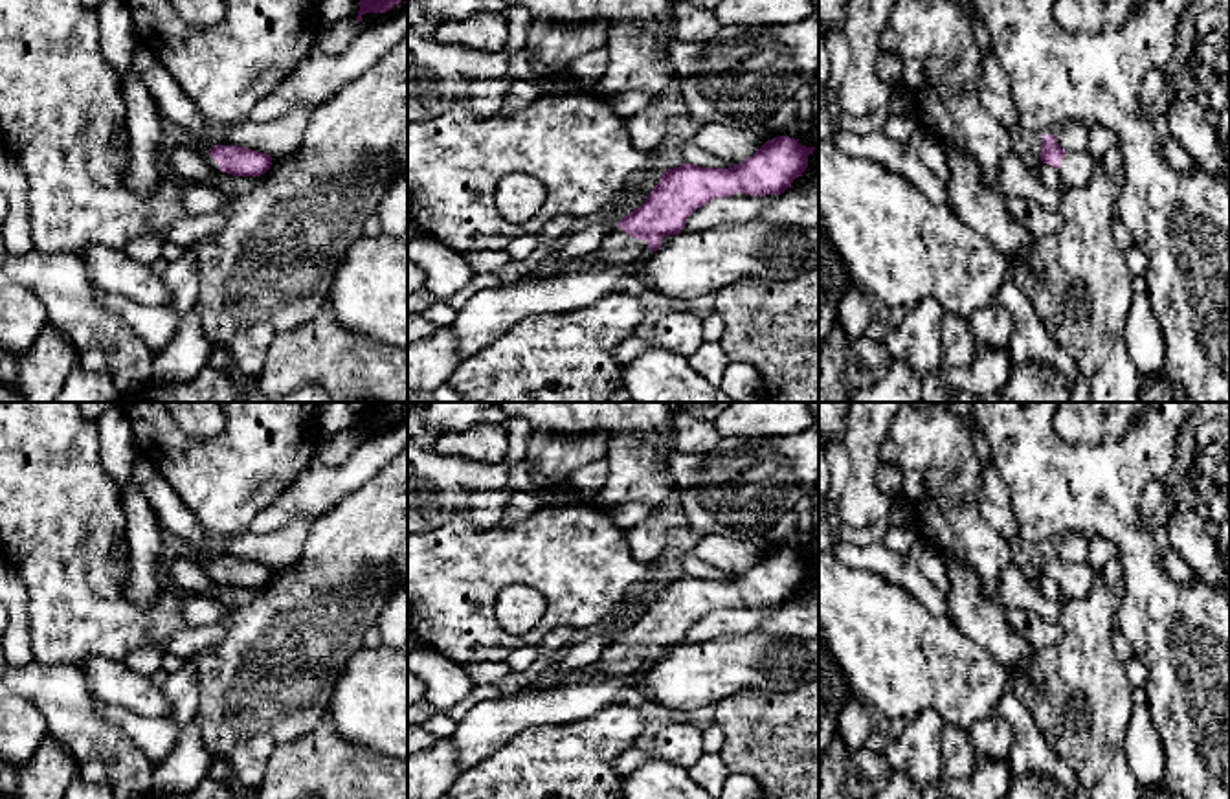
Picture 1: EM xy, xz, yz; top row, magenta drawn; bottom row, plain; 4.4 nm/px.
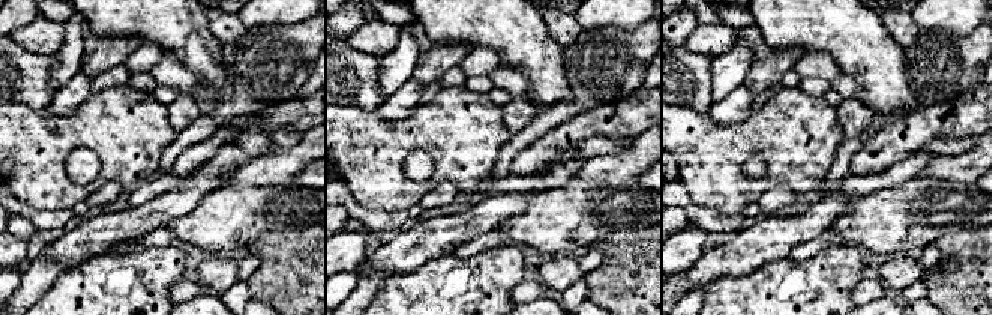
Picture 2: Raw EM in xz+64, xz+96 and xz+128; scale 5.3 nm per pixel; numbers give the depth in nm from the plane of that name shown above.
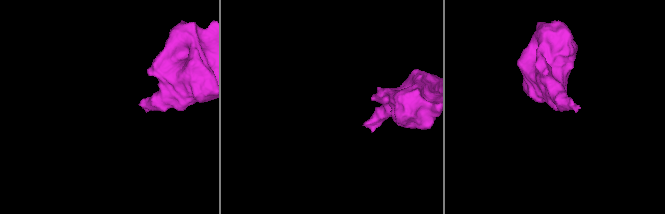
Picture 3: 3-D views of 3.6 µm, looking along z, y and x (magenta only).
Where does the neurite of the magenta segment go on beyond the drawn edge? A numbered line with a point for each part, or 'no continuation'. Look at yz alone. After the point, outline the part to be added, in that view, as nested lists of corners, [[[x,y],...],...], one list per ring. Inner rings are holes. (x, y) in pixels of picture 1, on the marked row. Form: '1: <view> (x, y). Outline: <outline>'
1: yz (1076, 168). Outline: [[[1067,151],[1057,167],[1063,189],[1087,184],[1096,163],[1098,162],[1087,151]]]

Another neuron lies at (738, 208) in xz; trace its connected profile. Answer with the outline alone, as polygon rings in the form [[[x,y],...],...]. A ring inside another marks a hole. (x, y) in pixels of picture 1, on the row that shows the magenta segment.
[[[736,193],[732,197],[714,198],[698,208],[687,219],[681,231],[709,230],[725,222],[756,220],[777,197],[778,195],[751,197],[745,193]]]

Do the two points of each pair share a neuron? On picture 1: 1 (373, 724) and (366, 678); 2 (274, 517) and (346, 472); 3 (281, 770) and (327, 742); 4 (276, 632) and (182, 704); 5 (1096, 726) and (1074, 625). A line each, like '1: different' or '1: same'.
1: same
2: same
3: same
4: different
5: same

